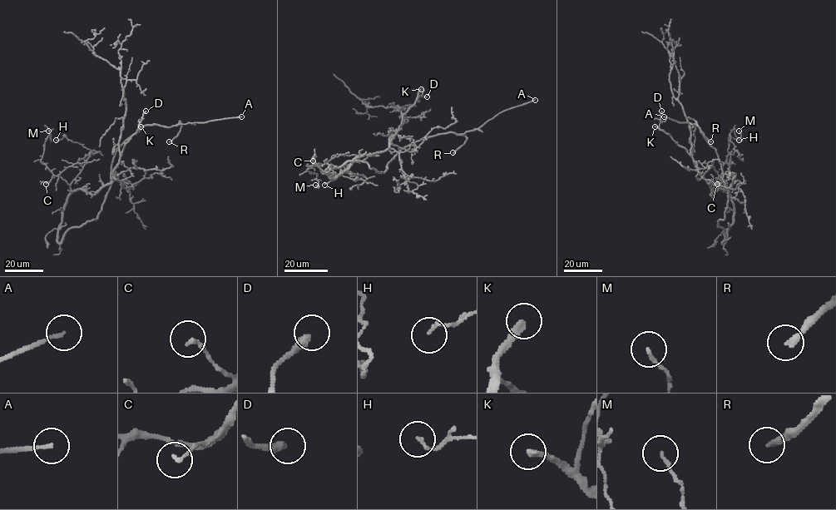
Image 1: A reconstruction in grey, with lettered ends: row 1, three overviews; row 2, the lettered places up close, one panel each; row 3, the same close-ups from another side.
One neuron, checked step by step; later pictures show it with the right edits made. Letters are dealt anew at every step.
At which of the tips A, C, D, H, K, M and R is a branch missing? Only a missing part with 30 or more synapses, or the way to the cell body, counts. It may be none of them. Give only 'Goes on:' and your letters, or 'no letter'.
Goes on: A, K, R

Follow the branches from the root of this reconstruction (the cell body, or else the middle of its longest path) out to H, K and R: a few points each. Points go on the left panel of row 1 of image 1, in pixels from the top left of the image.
H: (58, 228), (61, 222), (62, 208), (71, 190), (71, 184), (92, 152), (66, 137), (56, 140)
K: (58, 228), (61, 222), (62, 208), (72, 191), (81, 189), (95, 194), (111, 181), (124, 145), (140, 126)
R: (58, 228), (60, 243), (70, 228), (96, 218), (116, 150), (143, 126), (180, 121), (169, 141)

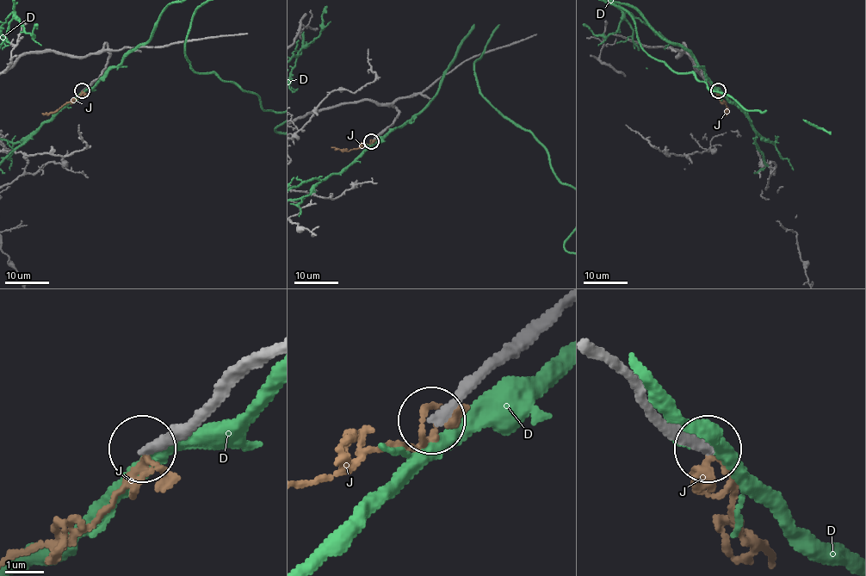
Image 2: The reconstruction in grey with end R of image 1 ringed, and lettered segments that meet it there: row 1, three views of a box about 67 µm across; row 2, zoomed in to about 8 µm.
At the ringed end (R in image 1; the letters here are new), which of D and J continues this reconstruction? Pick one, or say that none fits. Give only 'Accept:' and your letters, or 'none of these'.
Accept: none of these

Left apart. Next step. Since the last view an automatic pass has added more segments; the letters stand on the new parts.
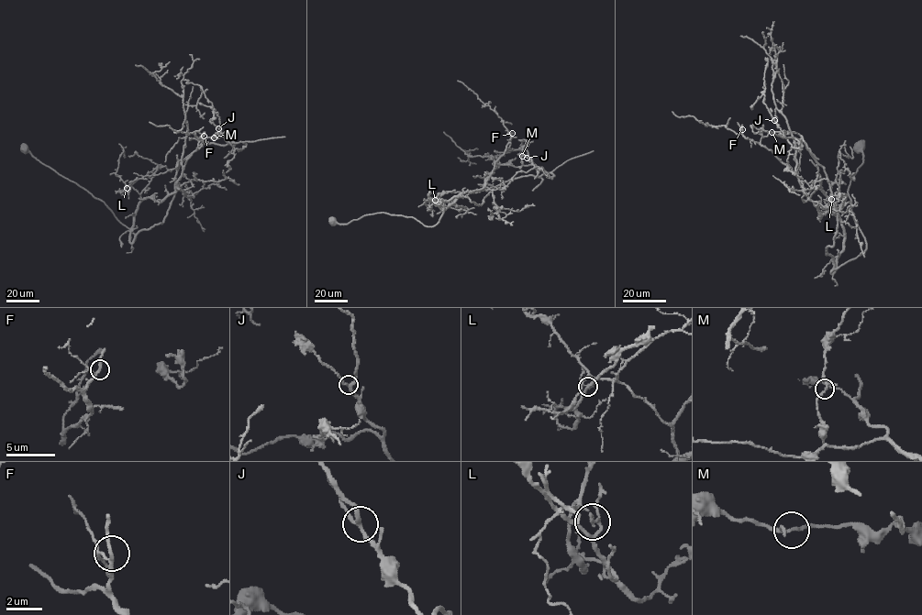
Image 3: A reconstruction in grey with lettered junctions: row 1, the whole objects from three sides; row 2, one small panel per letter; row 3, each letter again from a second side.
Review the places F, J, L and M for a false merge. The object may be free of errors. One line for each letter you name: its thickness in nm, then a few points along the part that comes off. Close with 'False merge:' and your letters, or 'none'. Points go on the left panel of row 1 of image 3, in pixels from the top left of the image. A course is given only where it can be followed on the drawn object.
L: calibre 120 nm
False merge: L

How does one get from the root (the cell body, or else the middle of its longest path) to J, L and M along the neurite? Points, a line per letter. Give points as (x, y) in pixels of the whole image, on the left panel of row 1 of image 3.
J: (23, 148), (101, 199), (134, 240), (162, 222), (187, 157), (204, 144), (246, 146), (235, 148), (218, 128)
L: (23, 148), (101, 199), (135, 235), (132, 243), (129, 231), (141, 197), (132, 187), (126, 188)
M: (23, 148), (101, 199), (134, 240), (162, 222), (187, 157), (204, 144), (246, 146), (237, 149), (214, 137)

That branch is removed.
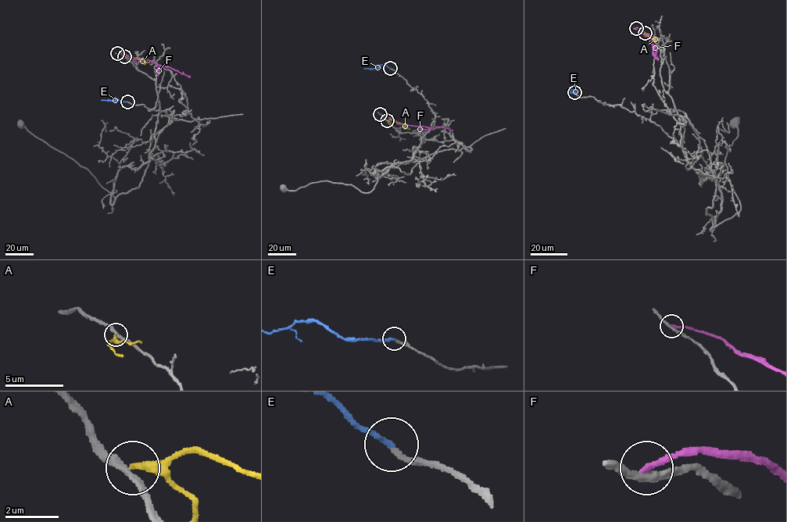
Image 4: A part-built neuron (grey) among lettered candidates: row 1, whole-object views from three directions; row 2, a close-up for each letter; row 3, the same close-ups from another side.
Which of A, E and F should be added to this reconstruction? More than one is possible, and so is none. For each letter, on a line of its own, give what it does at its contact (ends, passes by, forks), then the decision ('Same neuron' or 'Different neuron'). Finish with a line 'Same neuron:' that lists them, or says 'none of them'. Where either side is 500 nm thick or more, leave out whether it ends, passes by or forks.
A: It ends there. Different neuron
E: It ends there. Same neuron
F: It ends there. Different neuron
Same neuron: E

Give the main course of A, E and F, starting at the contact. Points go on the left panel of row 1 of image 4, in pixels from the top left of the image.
A: (124, 56), (141, 58), (145, 62), (144, 64)
E: (127, 101), (101, 100)
F: (117, 53), (148, 59), (190, 77)

